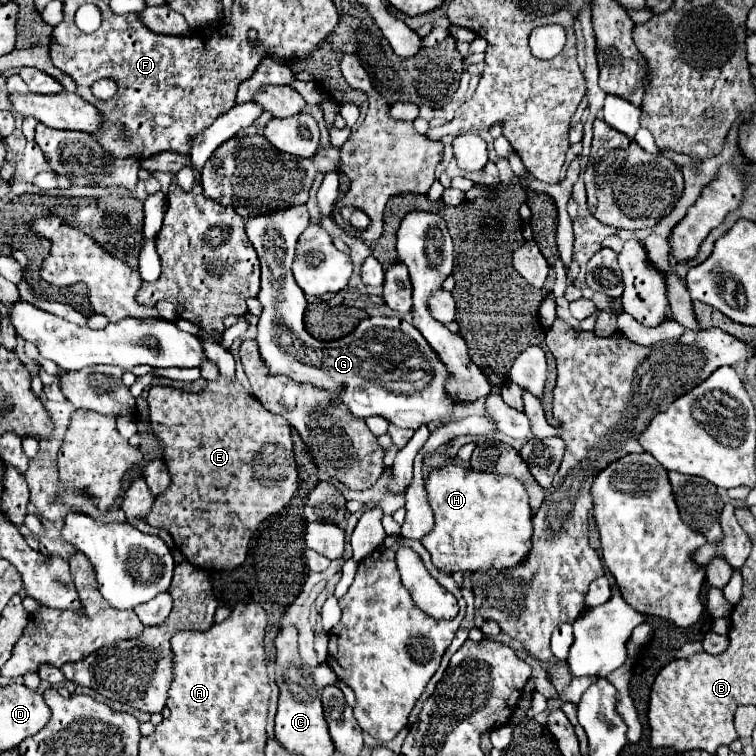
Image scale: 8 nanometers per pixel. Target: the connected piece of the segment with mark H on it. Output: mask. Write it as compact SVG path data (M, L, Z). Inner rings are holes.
M449 464L433 470L425 488L435 514L435 526L421 542L439 570L475 572L511 568L525 560L531 546L533 524L529 496L521 482L509 476L475 472Z

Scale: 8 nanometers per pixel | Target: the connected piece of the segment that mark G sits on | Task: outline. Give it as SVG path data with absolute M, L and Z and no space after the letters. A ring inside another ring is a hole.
M305 204L291 206L289 210L281 210L277 214L265 214L263 218L251 218L245 222L245 232L259 254L261 262L261 290L257 300L263 306L257 324L257 344L261 352L261 360L271 374L283 374L297 384L311 384L323 392L327 392L333 400L341 400L349 406L355 418L367 416L381 416L397 428L411 428L417 430L419 426L427 426L429 422L441 422L447 414L453 414L457 406L463 402L455 400L447 394L445 384L449 380L447 368L437 356L437 352L427 344L421 332L407 320L399 316L373 316L365 318L351 334L343 336L341 340L317 340L313 338L303 324L303 308L307 308L305 292L297 286L291 262L295 258L295 244L301 232L309 226L309 212Z

